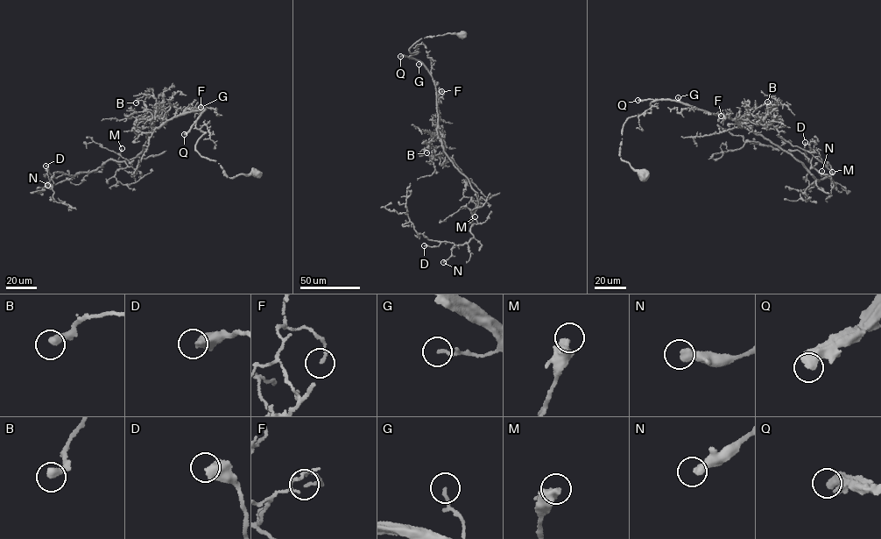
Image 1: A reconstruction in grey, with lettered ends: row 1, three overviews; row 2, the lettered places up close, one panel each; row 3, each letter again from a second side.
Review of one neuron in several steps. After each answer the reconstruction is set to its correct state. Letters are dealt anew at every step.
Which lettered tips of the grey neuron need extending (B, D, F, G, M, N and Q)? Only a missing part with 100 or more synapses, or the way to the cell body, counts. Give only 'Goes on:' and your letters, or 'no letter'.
Goes on: Q

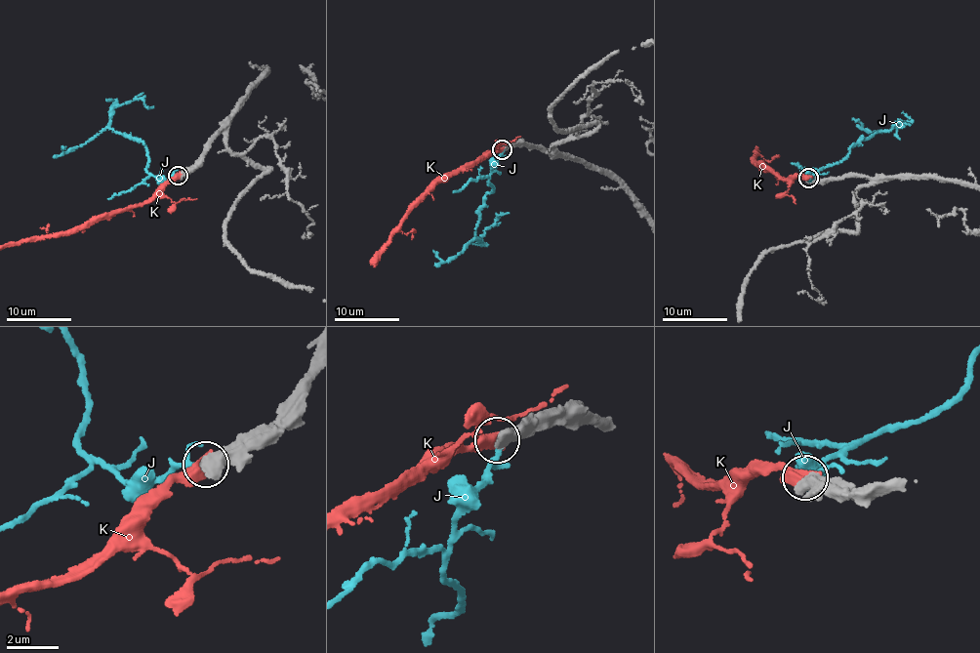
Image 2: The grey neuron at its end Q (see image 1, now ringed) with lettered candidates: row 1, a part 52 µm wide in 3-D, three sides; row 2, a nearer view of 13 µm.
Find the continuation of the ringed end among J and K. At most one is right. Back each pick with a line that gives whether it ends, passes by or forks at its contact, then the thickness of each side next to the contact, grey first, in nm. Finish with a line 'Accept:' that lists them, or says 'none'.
K: it ends | 600/480 nm
Accept: K

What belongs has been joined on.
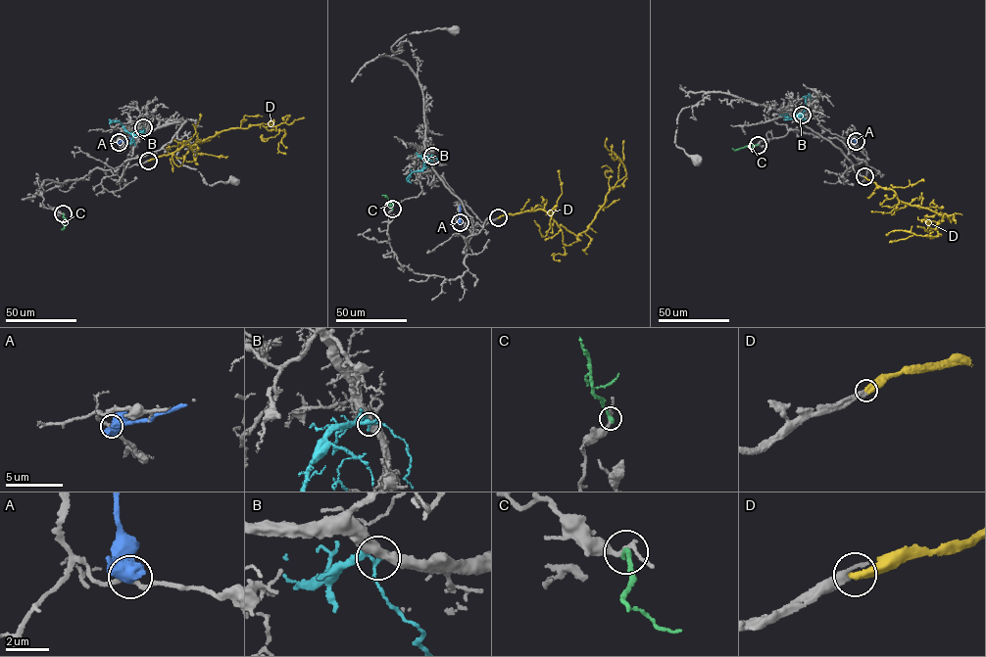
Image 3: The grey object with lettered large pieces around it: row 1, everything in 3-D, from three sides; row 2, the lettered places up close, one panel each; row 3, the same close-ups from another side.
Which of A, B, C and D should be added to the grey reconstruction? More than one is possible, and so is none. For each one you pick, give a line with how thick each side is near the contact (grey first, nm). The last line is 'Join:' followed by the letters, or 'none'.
D: calibres 300 and 440 nm
Join: D

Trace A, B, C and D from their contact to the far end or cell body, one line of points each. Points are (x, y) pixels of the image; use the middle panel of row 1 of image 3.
A: (460, 222), (460, 207)
B: (431, 156), (424, 161), (423, 169), (411, 173), (410, 182)
C: (392, 209), (388, 198), (382, 196)
D: (498, 217), (542, 210), (576, 235), (586, 231), (611, 188), (626, 177), (620, 160), (612, 158), (612, 144)

